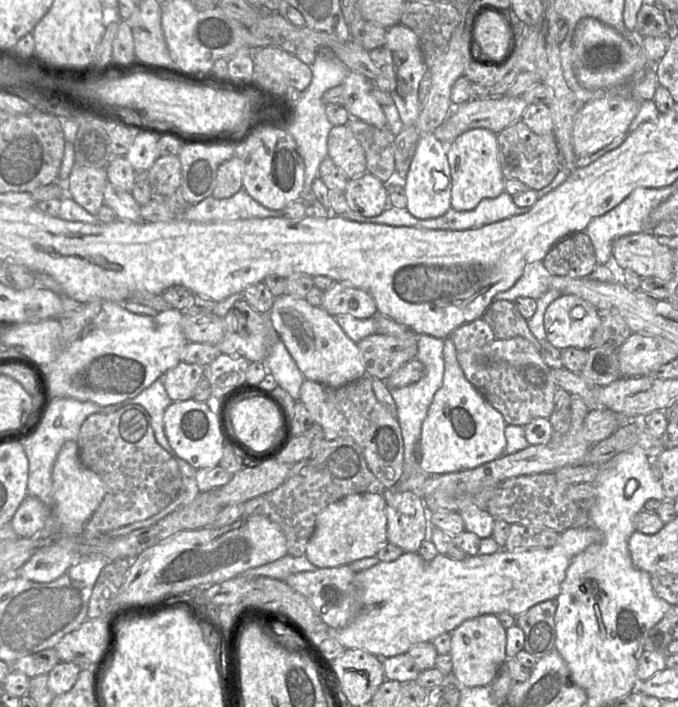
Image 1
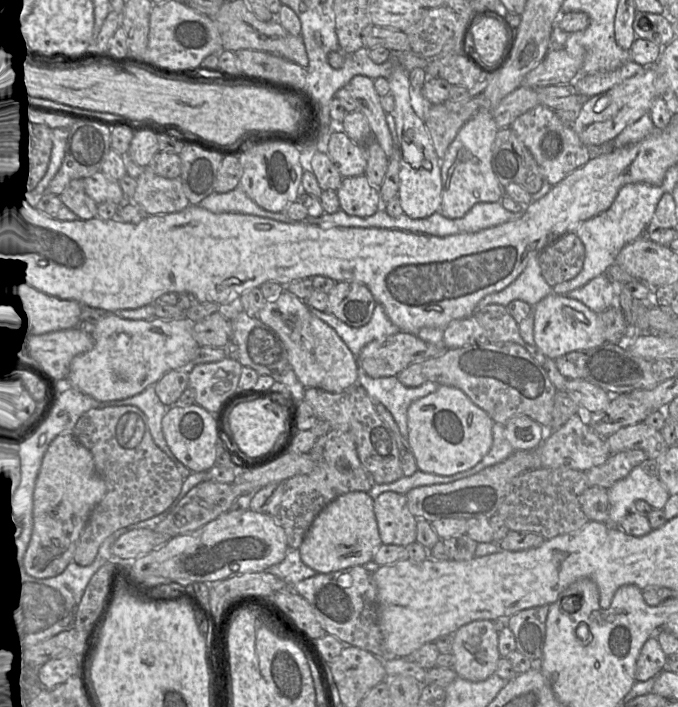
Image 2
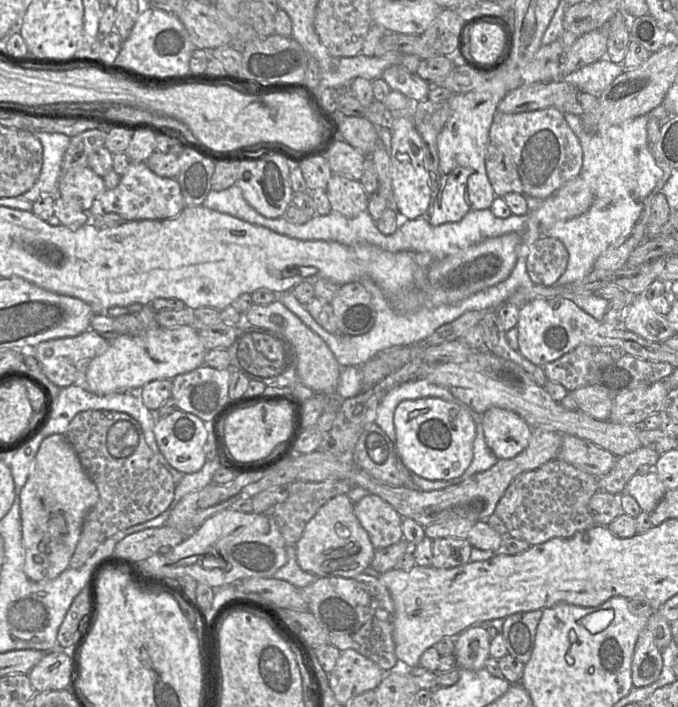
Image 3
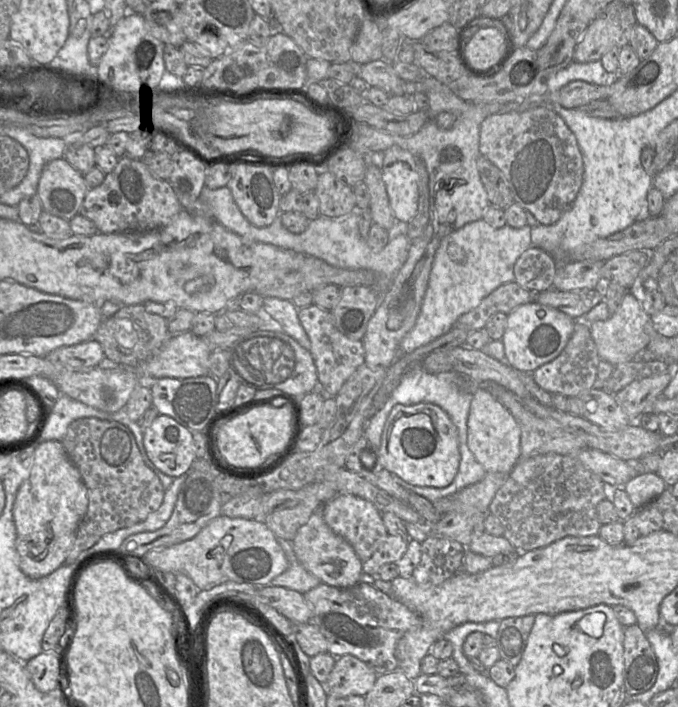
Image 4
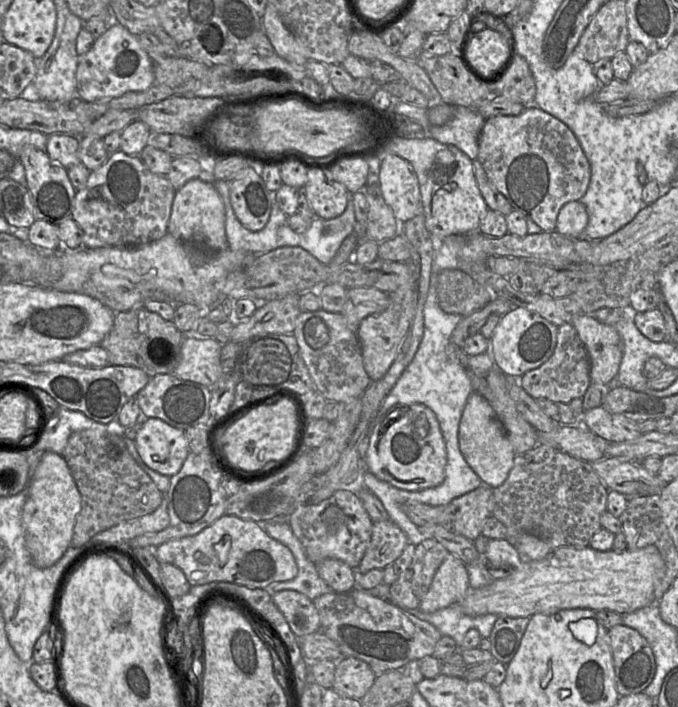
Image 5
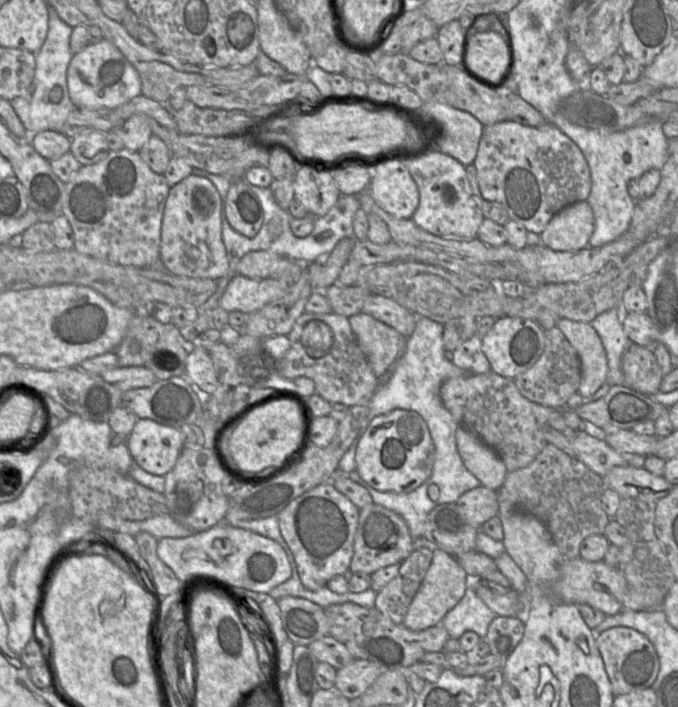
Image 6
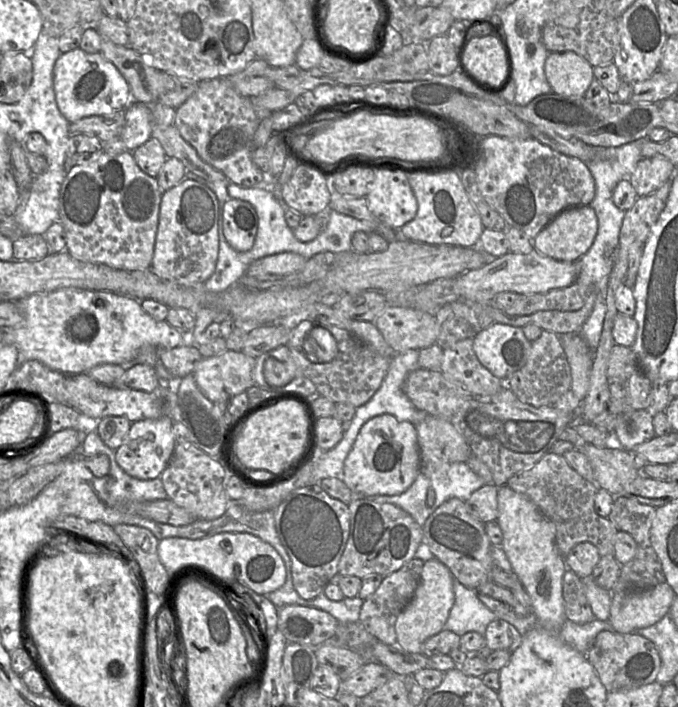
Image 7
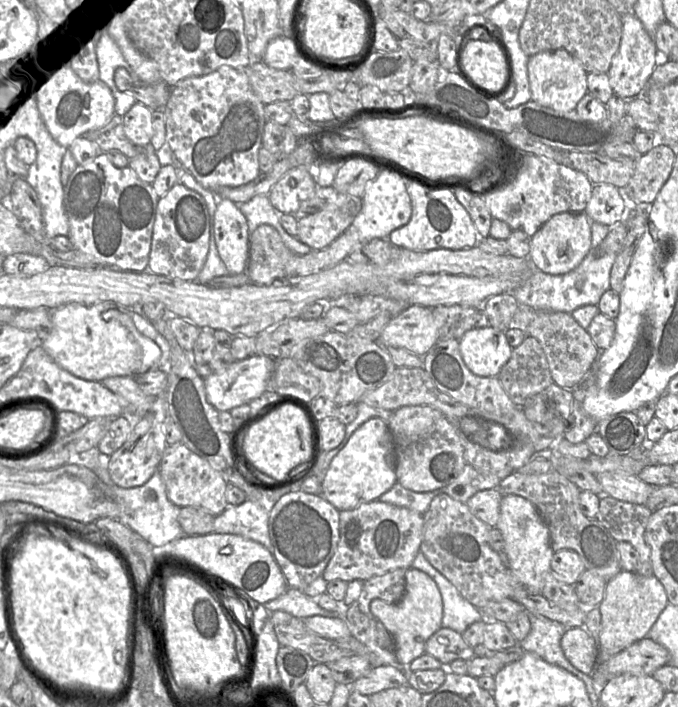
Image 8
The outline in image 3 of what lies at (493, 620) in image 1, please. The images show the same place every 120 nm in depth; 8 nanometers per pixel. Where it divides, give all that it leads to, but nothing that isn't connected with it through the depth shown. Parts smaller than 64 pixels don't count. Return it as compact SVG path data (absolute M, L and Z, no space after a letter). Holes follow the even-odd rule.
M473 625L460 633L454 643L457 669L480 670L490 657L491 639L485 628Z

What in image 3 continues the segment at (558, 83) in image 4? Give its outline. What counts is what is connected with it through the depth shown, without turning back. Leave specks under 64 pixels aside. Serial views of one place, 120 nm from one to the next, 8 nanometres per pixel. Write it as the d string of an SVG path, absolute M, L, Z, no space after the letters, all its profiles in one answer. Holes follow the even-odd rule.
M603 57L566 75L562 81L576 86L581 91L598 96L624 70L622 64L615 64L607 57Z

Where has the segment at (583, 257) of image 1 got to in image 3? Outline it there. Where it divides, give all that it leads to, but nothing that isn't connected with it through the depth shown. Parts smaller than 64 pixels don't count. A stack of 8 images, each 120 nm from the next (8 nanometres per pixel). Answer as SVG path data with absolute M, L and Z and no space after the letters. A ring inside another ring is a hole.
M541 237L527 256L527 273L535 285L554 286L565 272L568 258L563 242L553 237Z

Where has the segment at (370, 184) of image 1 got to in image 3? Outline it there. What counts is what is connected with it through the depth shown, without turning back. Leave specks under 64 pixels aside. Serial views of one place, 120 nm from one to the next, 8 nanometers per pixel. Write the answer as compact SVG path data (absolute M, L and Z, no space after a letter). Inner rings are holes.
M333 174L325 189L331 209L347 217L367 211L370 196L359 180Z

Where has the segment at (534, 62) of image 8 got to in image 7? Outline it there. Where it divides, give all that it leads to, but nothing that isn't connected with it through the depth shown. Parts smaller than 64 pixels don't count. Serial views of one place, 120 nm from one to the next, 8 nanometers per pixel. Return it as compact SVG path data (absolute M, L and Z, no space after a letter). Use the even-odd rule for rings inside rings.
M573 51L550 52L544 64L544 73L553 93L583 97L594 79L593 68Z

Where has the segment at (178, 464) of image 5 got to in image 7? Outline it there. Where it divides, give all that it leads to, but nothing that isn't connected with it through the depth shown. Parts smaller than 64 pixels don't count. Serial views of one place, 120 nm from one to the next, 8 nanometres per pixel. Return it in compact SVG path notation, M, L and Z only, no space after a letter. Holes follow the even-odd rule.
M169 416L131 423L130 430L121 446L115 450L115 460L120 468L129 476L141 480L160 477L169 463L176 445L172 425L173 419Z

